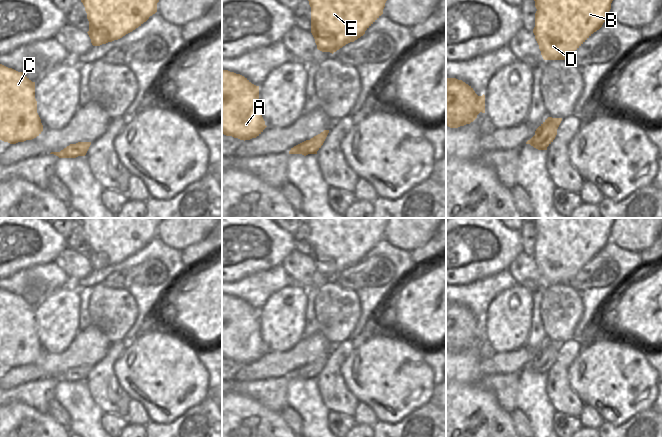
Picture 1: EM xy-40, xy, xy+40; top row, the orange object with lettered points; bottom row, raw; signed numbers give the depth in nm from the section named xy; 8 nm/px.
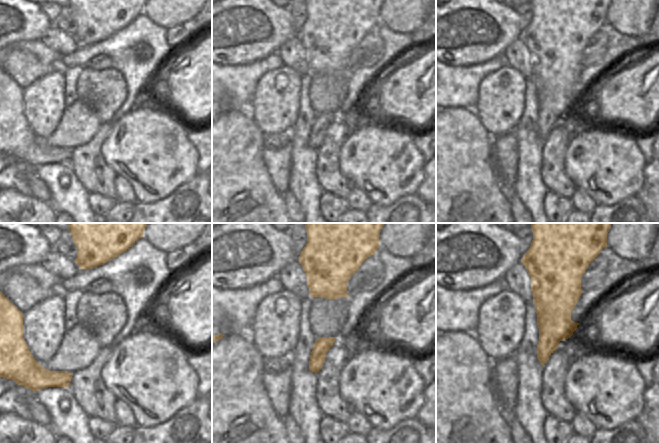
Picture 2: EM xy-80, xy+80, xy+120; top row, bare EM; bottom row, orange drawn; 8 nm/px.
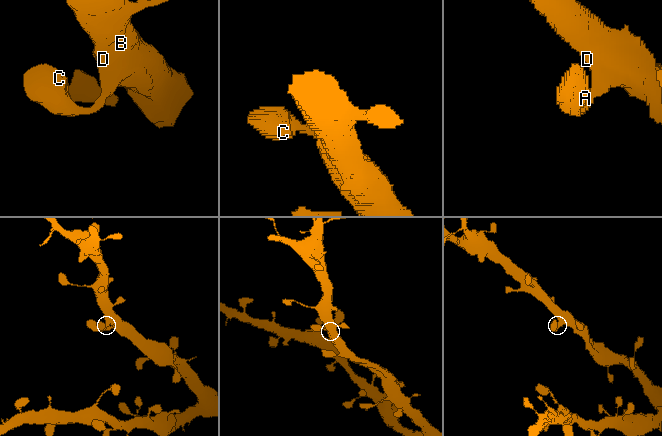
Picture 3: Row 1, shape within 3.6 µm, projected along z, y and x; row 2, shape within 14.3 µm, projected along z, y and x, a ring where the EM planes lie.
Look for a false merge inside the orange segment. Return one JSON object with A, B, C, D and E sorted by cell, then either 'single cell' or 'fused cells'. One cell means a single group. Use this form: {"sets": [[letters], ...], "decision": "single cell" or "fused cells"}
{"sets": [["A", "B", "C", "D", "E"]], "decision": "single cell"}

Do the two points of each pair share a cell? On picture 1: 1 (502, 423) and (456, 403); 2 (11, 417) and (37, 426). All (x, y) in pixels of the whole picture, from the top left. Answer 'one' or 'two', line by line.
1: one
2: one

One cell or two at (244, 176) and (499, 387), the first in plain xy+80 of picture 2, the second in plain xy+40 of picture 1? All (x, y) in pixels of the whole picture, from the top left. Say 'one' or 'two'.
two

